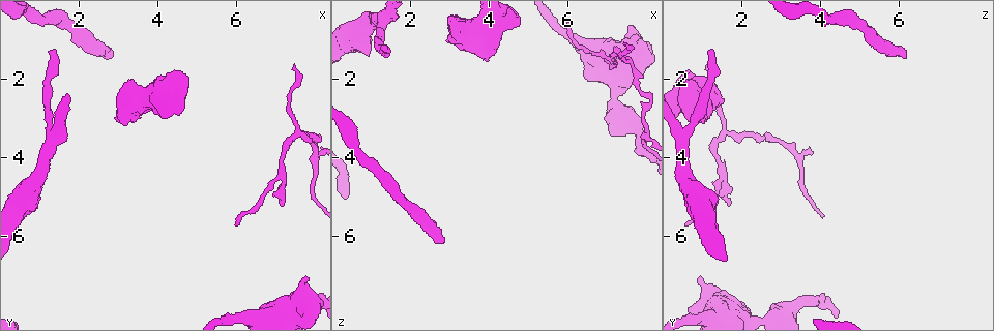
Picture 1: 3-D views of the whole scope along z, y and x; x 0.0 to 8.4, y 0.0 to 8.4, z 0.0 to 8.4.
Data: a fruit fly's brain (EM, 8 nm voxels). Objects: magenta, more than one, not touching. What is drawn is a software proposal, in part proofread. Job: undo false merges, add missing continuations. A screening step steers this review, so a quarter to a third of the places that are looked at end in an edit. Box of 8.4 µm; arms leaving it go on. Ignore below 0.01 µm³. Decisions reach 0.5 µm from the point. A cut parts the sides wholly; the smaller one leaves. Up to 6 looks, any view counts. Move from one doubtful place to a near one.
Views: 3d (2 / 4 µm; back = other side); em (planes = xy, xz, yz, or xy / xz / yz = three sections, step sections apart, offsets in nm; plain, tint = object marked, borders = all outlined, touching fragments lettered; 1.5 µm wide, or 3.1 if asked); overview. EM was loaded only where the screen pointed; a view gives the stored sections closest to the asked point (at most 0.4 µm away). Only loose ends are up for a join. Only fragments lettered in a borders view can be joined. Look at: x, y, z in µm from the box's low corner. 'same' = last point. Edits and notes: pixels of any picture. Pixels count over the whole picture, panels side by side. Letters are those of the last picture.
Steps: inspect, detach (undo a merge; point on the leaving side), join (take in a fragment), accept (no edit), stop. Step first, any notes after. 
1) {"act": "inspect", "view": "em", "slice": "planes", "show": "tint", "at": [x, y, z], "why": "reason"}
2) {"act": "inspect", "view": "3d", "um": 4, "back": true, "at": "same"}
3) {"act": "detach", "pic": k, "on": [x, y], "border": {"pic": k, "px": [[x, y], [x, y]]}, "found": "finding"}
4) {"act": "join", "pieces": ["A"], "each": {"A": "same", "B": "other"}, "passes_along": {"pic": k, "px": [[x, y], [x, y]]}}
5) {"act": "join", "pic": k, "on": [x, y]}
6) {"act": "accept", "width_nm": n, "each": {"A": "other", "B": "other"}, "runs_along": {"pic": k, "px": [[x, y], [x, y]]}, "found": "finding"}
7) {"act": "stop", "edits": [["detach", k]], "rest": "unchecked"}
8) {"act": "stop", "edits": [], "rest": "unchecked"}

{"act": "inspect", "view": "3d", "um": 2, "at": [7.85, 3.45, 2.30]}

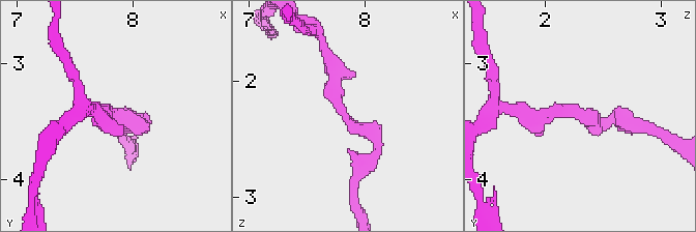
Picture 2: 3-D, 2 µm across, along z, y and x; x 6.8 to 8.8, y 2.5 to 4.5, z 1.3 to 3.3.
{"act": "inspect", "view": "em", "slice": "xz", "step": 4, "show": "tint", "at": [7.86, 3.42, 2.32]}

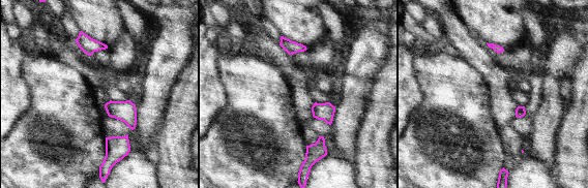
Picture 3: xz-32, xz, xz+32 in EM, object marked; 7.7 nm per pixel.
{"act": "inspect", "view": "em", "slice": "xz", "step": 4, "show": "borders", "at": "same"}

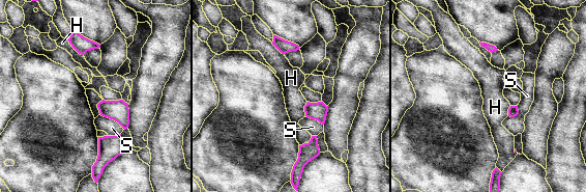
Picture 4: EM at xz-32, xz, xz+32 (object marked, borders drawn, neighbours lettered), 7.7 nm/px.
{"act": "accept", "longest_contact_nm": ["S", 220], "each": {"H": "other", "S": "other"}, "border": {"pic": 4, "px": [[66, 39], [83, 55]]}, "found": "continuous, no second cell"}

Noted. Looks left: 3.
{"act": "inspect", "view": "em", "slice": "planes", "show": "borders", "at": [7.75, 7.70, 3.55], "why": "calibre changes"}

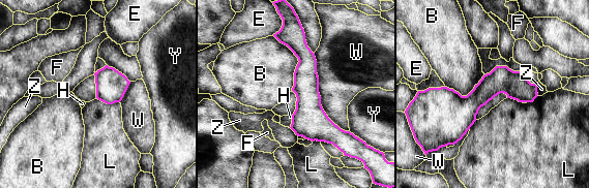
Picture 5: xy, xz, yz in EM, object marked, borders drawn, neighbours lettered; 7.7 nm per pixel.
{"act": "accept", "longest_contact_nm": ["W", 650], "each": {"B": "other", "E": "other", "F": "other", "H": "other", "L": "other", "W": "other", "Y": "other", "Z": "other"}, "runs_along": {"pic": 5, "px": [[291, 25], [328, 139]]}, "found": "one cell here"}

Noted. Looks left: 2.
{"act": "inspect", "view": "em", "slice": "planes", "show": "borders", "at": [1.25, 1.35, 1.20], "why": "an open end"}

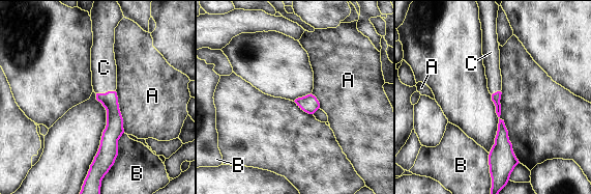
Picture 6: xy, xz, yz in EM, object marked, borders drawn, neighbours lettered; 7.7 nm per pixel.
{"act": "join", "pieces": ["C"], "each": {"A": "other", "B": "other", "C": "same"}, "passes_along": {"pic": 6, "px": [[109, 100], [106, 92], [104, 67]]}, "found": "the cell continues"}

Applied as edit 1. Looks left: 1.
{"act": "stop", "edits": [["join", 6]], "rest": "unchecked"}

